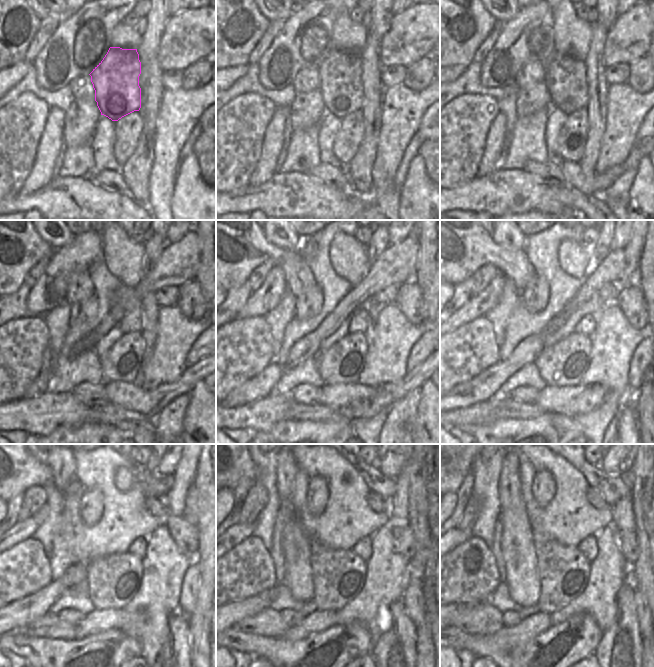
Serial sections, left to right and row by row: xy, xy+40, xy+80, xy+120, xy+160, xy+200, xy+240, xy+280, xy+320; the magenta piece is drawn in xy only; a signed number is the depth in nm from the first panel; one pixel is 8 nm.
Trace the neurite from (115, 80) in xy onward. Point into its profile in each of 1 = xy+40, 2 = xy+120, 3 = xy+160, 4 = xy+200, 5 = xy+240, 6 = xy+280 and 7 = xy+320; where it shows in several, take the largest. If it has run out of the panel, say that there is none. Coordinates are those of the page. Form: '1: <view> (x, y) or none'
1: xy+40 (340, 84)
2: xy+120 (126, 297)
3: xy+160 (359, 319)
4: xy+200 (586, 326)
5: xy+240 (138, 548)
6: xy+280 (362, 548)
7: xy+320 (588, 546)

